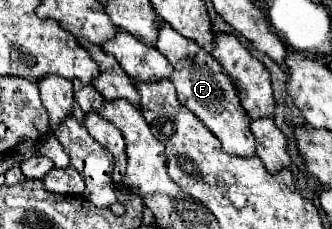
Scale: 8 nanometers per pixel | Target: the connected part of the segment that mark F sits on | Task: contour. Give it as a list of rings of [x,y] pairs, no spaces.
[[[166,22],[160,24],[156,48],[174,66],[174,74],[170,80],[176,86],[180,104],[186,106],[210,132],[214,132],[214,136],[218,136],[224,152],[244,158],[254,156],[256,152],[254,152],[254,134],[250,132],[250,118],[240,104],[234,82],[230,80],[228,74],[224,74],[222,66],[214,60],[214,56],[204,52],[198,44],[194,44],[194,40],[186,40],[178,32],[174,32],[174,28],[170,28],[170,24]]]

